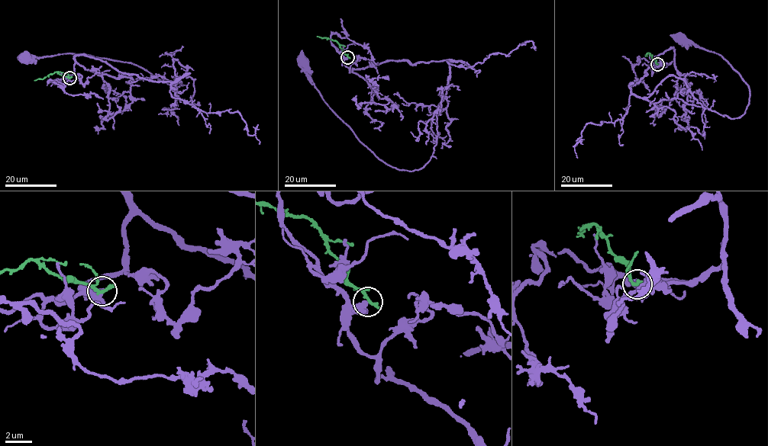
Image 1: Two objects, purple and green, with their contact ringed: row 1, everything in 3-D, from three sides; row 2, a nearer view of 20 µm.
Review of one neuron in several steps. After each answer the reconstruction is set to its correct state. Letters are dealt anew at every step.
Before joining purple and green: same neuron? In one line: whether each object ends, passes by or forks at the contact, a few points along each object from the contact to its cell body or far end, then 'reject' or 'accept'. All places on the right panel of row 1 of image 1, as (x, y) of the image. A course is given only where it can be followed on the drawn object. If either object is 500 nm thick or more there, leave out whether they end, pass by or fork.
course purple (657, 64), (673, 48), (632, 93), (744, 113), (740, 74), (680, 36); course green (657, 64), (648, 52), (646, 56); reject

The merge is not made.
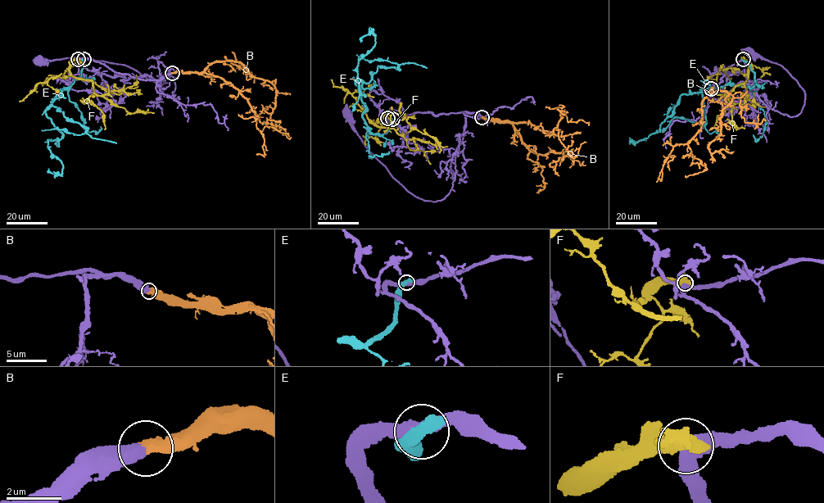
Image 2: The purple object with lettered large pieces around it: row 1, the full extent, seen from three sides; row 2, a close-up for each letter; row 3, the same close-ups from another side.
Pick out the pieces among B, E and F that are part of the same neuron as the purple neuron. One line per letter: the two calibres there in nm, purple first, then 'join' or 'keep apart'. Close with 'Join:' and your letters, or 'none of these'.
B: 550/500 nm | join
E: 380/600 nm | keep apart
F: 360/500 nm | keep apart
Join: B

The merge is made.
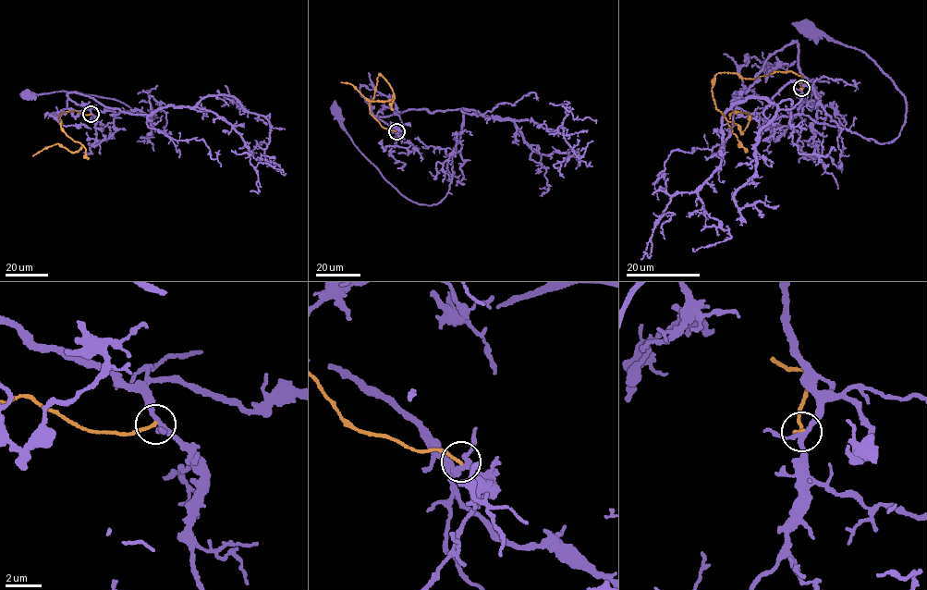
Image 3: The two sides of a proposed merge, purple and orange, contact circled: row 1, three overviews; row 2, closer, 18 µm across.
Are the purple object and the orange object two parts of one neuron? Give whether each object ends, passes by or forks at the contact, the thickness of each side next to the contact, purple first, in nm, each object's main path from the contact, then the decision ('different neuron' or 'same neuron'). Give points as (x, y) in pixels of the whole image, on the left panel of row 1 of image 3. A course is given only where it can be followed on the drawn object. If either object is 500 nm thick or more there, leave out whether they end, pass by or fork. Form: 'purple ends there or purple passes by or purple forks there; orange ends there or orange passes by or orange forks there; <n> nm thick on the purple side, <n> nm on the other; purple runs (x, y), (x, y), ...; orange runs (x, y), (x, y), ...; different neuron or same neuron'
purple forks there; orange ends there; 240 nm thick on the purple side, 180 nm on the other; purple runs (91, 114), (68, 94), (149, 116), (151, 122), (148, 114), (75, 92), (26, 93); orange runs (91, 114), (76, 110), (59, 116), (61, 129), (81, 147), (70, 152), (57, 143), (32, 155); different neuron

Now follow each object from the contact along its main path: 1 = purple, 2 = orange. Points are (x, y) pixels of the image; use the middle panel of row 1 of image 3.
1: (396, 132), (380, 116), (465, 109), (440, 202), (401, 195), (336, 110)
2: (396, 131), (384, 129), (370, 112), (377, 78), (382, 76), (393, 92), (390, 100), (368, 101), (341, 81)

